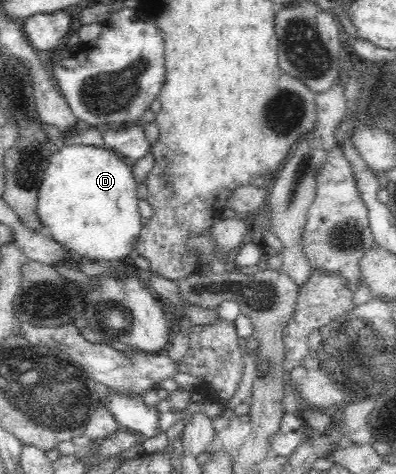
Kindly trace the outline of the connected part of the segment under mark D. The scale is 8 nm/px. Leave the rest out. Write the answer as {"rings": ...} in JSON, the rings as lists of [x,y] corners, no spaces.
{"rings":[[[89,144],[59,145],[38,190],[38,216],[52,238],[92,262],[120,262],[134,255],[142,230],[132,163],[121,153]]]}

